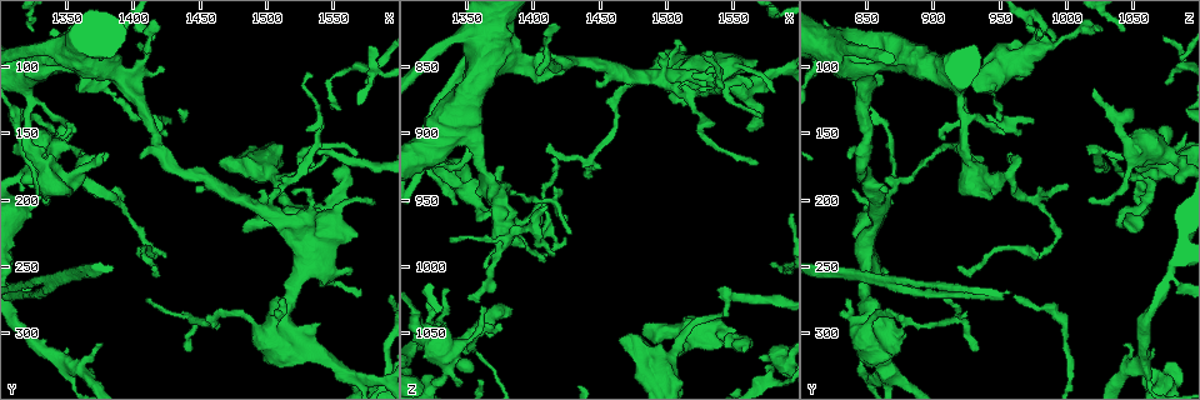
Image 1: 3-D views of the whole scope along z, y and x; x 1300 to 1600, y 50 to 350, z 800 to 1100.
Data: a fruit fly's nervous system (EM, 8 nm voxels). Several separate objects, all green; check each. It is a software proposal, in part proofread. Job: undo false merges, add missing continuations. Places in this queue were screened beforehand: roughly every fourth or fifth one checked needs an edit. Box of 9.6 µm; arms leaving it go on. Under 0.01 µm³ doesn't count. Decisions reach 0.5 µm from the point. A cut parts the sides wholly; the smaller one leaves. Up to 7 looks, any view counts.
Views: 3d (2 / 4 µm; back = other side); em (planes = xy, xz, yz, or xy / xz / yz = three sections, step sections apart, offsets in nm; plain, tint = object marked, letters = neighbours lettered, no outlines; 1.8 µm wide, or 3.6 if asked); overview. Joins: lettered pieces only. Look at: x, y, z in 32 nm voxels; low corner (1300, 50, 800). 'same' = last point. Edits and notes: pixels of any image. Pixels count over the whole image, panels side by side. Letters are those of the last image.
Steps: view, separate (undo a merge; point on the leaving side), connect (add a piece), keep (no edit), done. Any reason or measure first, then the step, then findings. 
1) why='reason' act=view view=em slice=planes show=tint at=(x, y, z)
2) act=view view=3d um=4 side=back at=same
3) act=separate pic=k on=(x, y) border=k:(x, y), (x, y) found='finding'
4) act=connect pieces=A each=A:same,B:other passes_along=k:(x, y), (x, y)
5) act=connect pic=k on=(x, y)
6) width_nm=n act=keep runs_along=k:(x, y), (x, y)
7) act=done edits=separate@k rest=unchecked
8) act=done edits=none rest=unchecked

why='free end' act=view view=3d um=4 side=back at=(1324, 74, 1044)

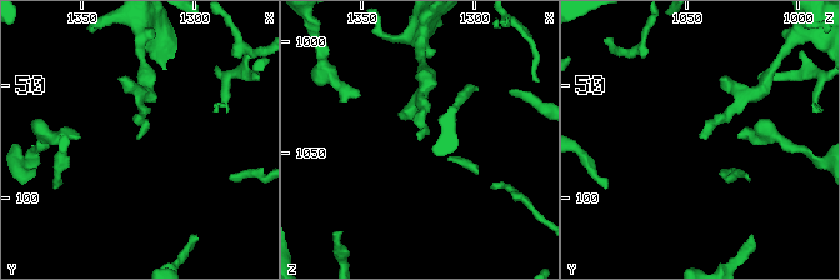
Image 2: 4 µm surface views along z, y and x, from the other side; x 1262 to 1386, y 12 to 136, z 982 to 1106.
why='need the tissue' act=view view=em slice=yz step=16 show=letters at=(1325, 73, 1043)

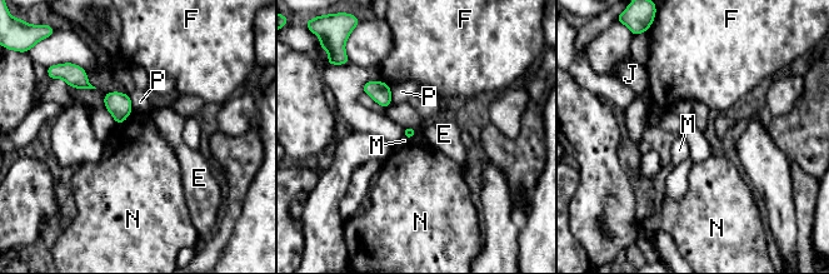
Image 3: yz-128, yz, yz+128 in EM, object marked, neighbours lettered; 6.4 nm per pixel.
why='another direction' act=view view=em slice=planes show=letters at=same

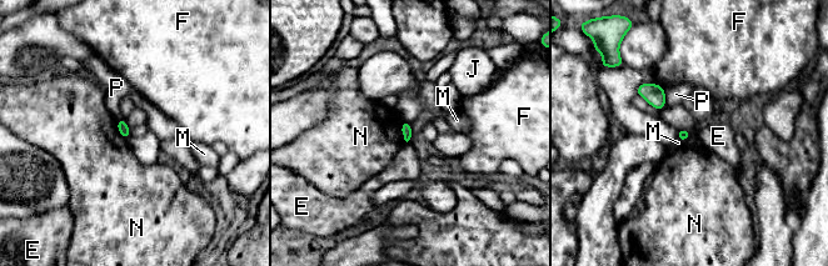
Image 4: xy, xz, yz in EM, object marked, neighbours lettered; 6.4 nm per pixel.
longest_contact=N:150nm act=keep each=E:other,F:other,J:other,M:other,N:other,P:other found='none of them fits'

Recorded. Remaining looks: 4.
why='tapers out' act=view view=em slice=yz step=16 show=letters at=(1574, 114, 1076)

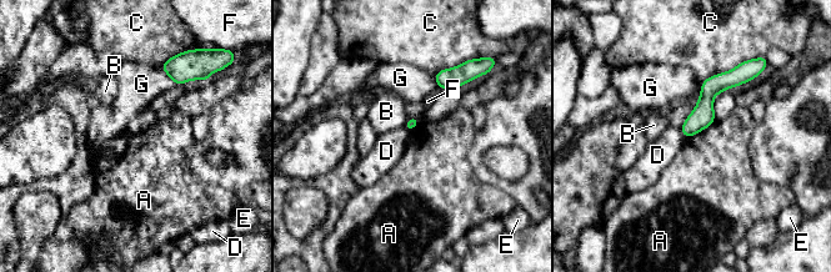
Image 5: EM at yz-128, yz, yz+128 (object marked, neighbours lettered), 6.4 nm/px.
act=keep each=A:other,B:other,C:other,D:other,E:other,F:other,G:other border=5:(715, 121), (686, 139) found='none of them fits'

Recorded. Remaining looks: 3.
why='four or more arms meet' act=view view=3d um=4 at=(1380, 88, 976)

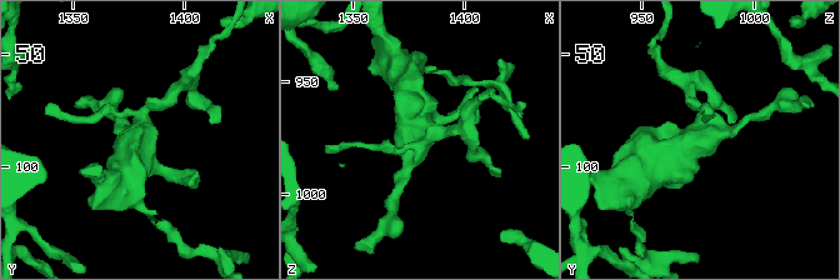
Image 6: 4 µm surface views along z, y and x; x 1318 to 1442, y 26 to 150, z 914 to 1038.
why='need the tissue' act=view view=em slice=yz step=8 show=tint at=(1378, 86, 975)

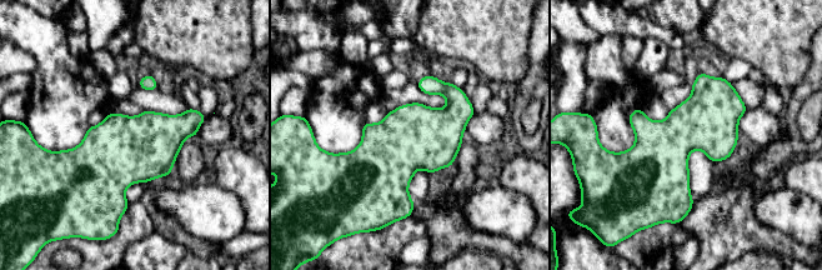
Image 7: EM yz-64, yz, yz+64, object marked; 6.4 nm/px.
act=view view=em slice=planes show=letters at=same

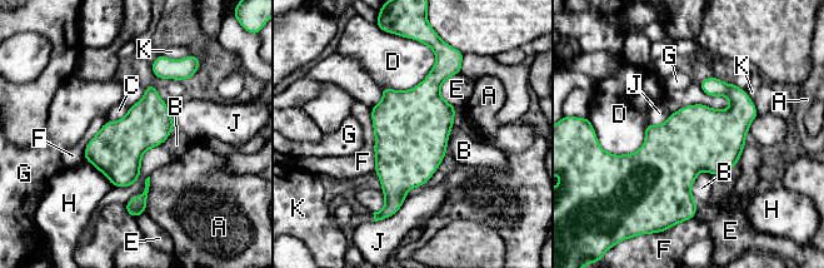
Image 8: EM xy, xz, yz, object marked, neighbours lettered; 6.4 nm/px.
act=keep each=A:other,B:other,C:other,D:other,E:other,F:other,G:other,H:other,J:other,K:other border=8:(129, 108), (121, 118), (108, 122) found='continuous, no second neuron'

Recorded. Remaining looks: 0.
act=done edits=none rest=unchecked

